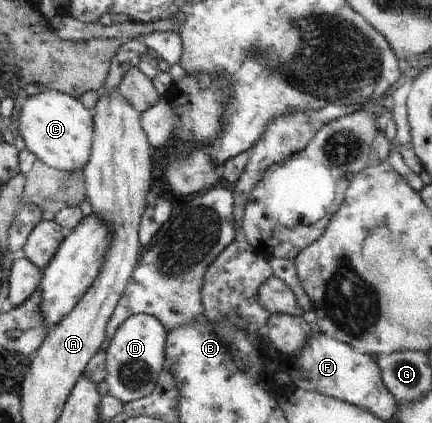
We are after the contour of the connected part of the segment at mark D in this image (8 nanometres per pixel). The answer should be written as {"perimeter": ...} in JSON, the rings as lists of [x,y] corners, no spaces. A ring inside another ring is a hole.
{"perimeter":[[[137,314],[126,318],[106,349],[106,386],[110,396],[124,403],[152,394],[158,375],[165,365],[166,338],[169,331],[152,315]]]}

